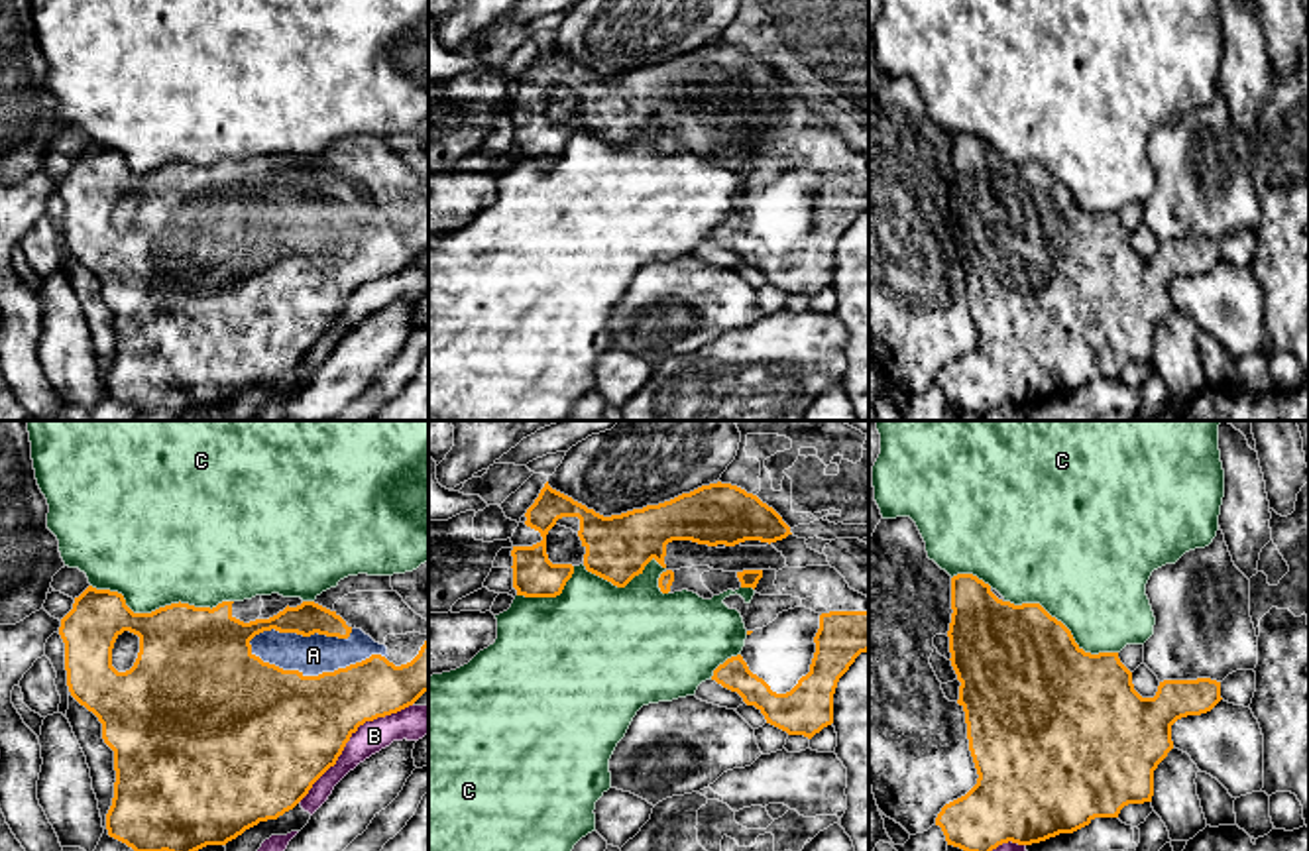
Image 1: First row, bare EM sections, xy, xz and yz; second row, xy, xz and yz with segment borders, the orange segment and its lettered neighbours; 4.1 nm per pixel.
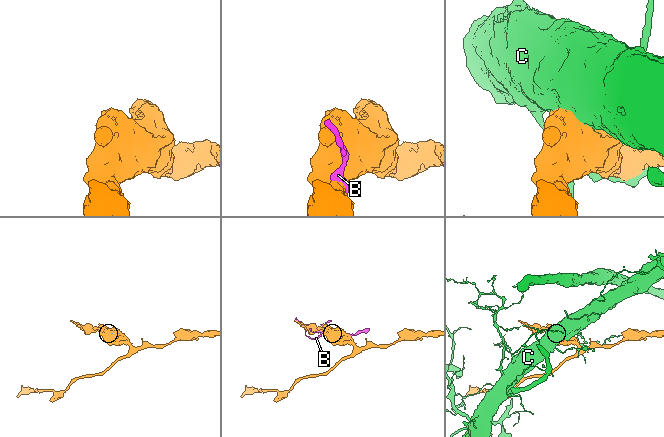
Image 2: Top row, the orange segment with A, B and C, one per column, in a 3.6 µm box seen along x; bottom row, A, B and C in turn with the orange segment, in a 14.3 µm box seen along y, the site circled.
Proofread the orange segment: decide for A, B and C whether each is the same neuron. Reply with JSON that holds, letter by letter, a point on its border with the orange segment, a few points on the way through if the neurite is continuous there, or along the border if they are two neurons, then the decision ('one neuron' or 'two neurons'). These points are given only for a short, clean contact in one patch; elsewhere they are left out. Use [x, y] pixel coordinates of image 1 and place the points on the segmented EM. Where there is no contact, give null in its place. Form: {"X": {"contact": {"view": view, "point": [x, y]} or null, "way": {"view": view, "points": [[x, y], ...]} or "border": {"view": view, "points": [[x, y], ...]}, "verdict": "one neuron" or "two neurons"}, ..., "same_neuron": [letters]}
{"A": {"contact": {"view": "xy", "point": [315, 677]}, "verdict": "one neuron"}, "B": {"contact": {"view": "xy", "point": [350, 736]}, "verdict": "two neurons"}, "C": {"contact": {"view": "xy", "point": [160, 608]}, "verdict": "two neurons"}, "same_neuron": ["A"]}

